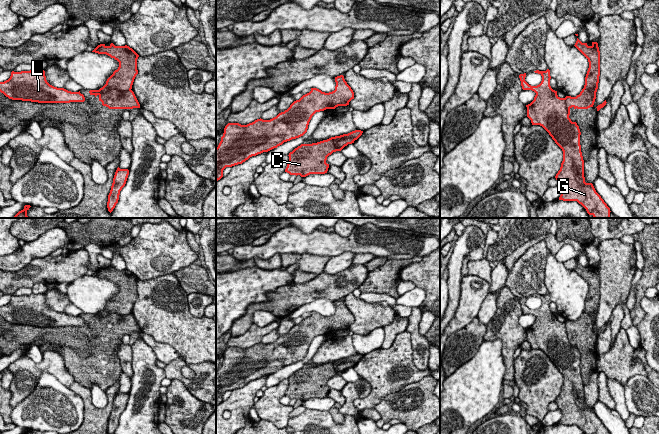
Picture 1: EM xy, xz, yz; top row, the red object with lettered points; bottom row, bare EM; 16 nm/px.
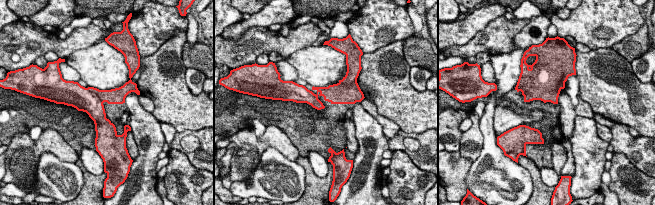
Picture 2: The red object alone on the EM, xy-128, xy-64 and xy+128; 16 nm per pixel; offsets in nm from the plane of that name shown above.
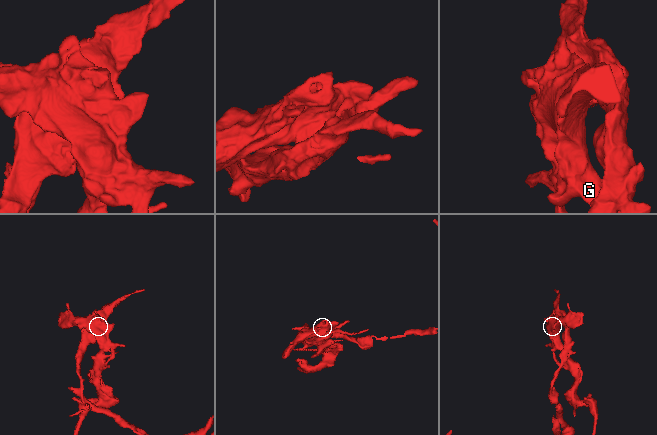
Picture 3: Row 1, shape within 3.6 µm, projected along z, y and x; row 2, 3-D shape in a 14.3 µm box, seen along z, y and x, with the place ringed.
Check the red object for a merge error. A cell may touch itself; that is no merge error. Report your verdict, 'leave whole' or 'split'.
split

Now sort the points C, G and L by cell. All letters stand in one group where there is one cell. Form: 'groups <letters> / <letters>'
groups C / G L

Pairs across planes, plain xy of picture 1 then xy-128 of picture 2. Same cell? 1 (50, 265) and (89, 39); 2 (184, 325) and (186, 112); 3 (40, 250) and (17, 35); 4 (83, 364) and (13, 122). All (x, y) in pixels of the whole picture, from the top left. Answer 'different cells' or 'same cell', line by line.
1: same cell
2: same cell
3: different cells
4: same cell

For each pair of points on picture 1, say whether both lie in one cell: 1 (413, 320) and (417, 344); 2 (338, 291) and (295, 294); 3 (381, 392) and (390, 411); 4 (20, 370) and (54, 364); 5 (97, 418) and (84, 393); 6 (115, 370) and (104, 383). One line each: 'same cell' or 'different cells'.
1: same cell
2: same cell
3: different cells
4: same cell
5: same cell
6: same cell

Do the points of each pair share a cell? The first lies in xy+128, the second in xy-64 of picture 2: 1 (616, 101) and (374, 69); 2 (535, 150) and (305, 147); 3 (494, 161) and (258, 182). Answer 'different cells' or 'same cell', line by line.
1: same cell
2: same cell
3: same cell

